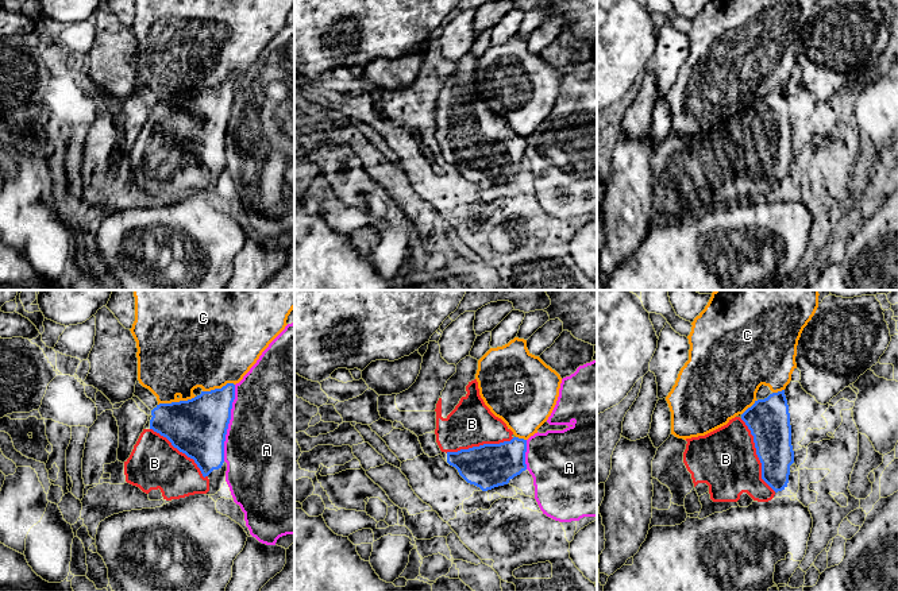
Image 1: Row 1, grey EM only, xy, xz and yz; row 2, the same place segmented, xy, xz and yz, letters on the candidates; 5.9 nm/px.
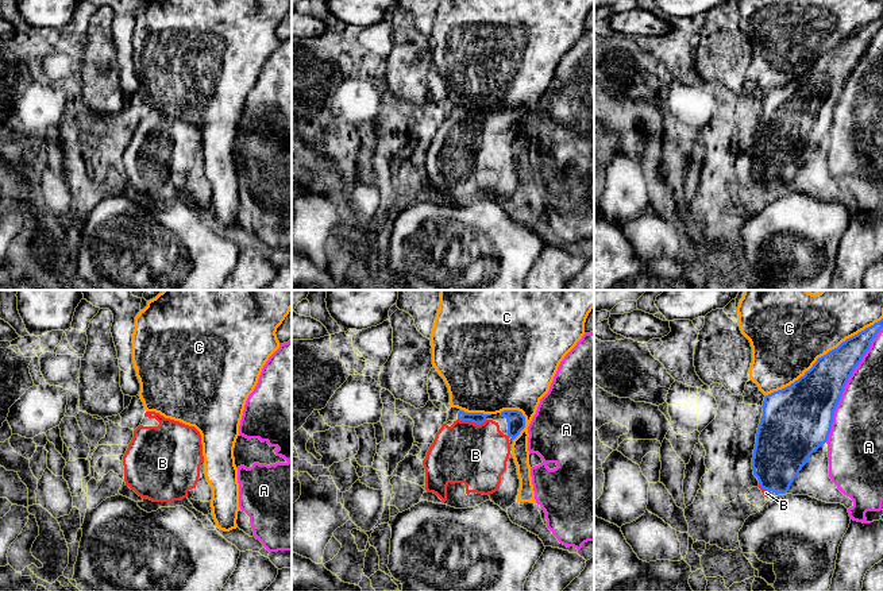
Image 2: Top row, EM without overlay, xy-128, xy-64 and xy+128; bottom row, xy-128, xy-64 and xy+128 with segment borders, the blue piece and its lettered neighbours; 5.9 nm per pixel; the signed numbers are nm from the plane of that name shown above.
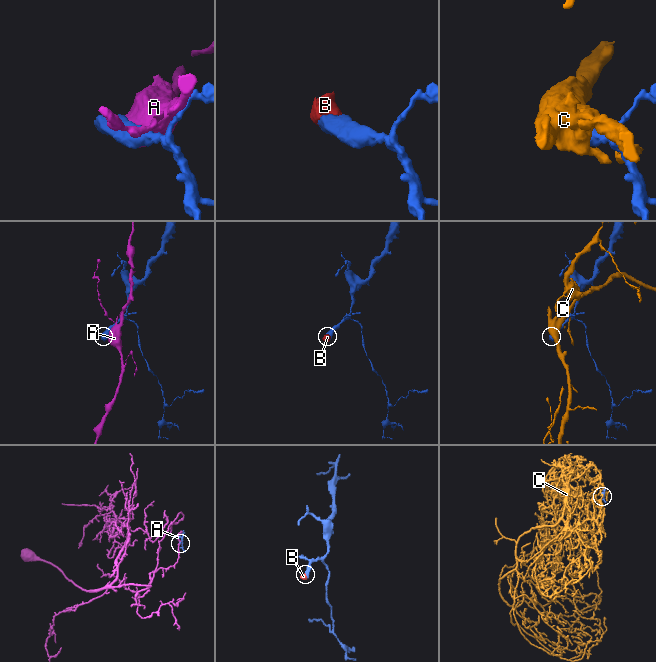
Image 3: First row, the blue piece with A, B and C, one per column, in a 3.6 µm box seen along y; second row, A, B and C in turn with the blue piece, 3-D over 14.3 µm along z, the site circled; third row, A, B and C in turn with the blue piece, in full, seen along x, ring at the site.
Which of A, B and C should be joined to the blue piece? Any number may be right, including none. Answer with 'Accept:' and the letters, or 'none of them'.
Accept: B

